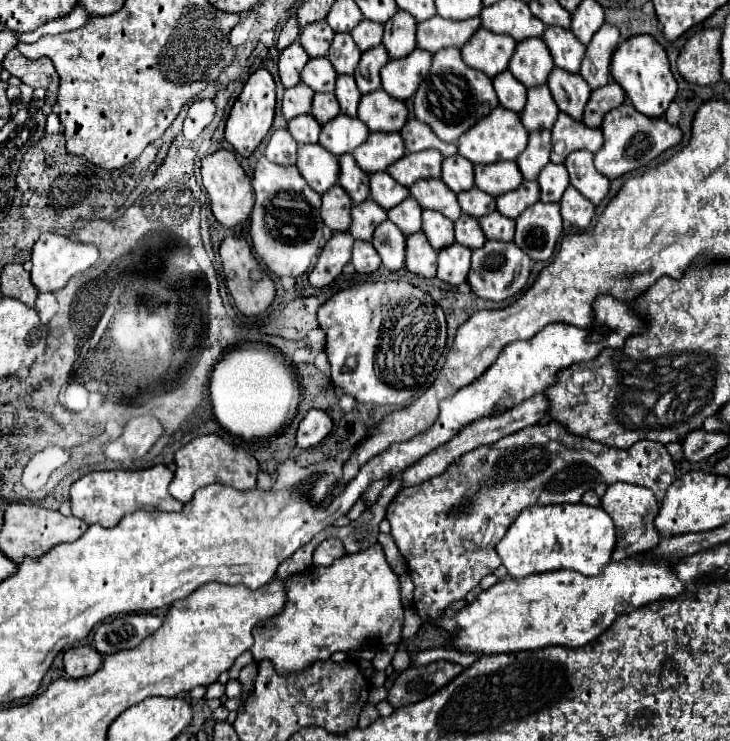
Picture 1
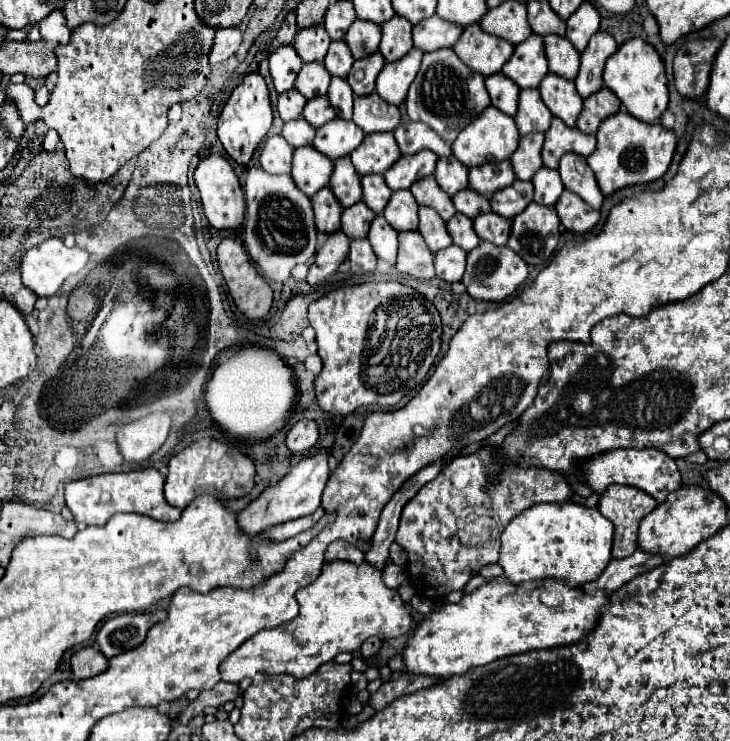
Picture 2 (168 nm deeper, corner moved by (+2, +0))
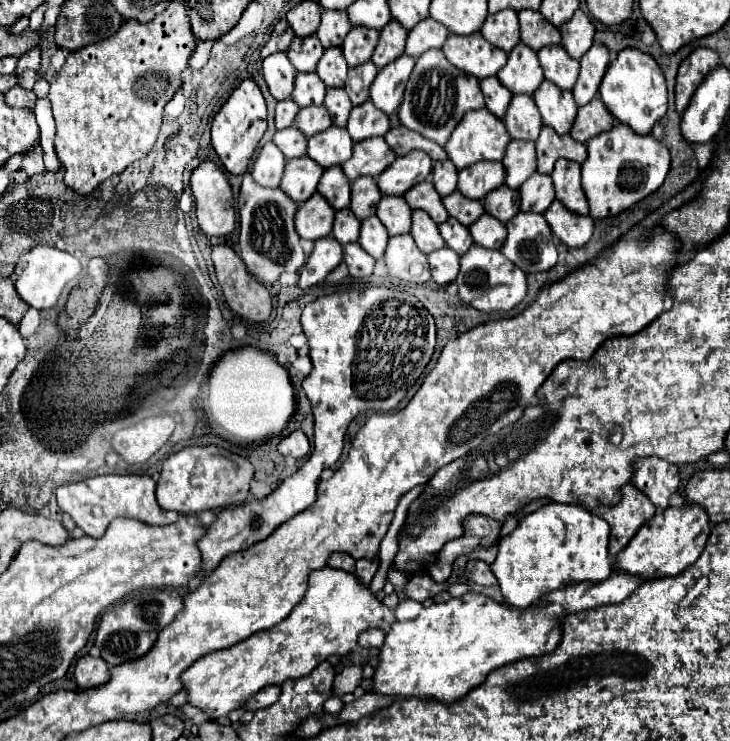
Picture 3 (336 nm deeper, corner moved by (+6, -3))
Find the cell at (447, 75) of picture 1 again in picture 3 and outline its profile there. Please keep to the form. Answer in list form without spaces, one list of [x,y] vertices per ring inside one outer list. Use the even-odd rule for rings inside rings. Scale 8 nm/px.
[[[430,49],[418,57],[412,77],[408,79],[404,101],[400,105],[398,117],[400,121],[420,133],[426,139],[436,141],[438,145],[446,145],[448,137],[452,135],[454,127],[462,119],[466,111],[482,109],[484,97],[480,91],[480,81],[460,69],[456,69],[440,49]]]

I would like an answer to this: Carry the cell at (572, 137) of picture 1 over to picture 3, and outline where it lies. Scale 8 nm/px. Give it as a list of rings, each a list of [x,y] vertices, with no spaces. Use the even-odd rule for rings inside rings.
[[[542,127],[542,133],[536,139],[536,157],[538,157],[538,173],[550,175],[554,163],[560,157],[582,163],[588,155],[584,143],[574,141],[570,135],[558,135],[552,127]]]

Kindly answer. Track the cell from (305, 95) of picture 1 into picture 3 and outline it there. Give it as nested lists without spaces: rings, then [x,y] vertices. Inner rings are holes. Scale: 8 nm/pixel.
[[[286,99],[286,101],[280,101],[276,105],[276,129],[286,129],[294,123],[294,117],[296,113],[300,111],[300,107],[292,101],[292,99]]]

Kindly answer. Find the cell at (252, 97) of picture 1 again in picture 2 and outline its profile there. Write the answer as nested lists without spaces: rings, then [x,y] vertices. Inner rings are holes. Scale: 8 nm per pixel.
[[[252,72],[242,80],[242,84],[232,92],[230,100],[226,102],[218,120],[218,138],[232,160],[236,160],[238,164],[248,164],[260,140],[268,134],[270,126],[272,126],[272,106],[268,86],[260,72]]]

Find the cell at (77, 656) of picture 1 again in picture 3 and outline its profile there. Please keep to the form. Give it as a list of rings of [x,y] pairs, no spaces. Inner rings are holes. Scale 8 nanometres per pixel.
[[[84,655],[76,661],[74,679],[80,689],[92,689],[92,687],[104,685],[110,679],[110,669],[100,657]]]

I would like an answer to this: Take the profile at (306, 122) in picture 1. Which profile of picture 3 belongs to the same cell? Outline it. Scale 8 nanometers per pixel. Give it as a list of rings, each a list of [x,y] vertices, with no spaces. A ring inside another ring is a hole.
[[[288,127],[288,129],[276,131],[274,143],[276,143],[276,147],[280,147],[280,151],[284,153],[286,159],[294,159],[294,157],[306,155],[308,139],[296,127]]]

